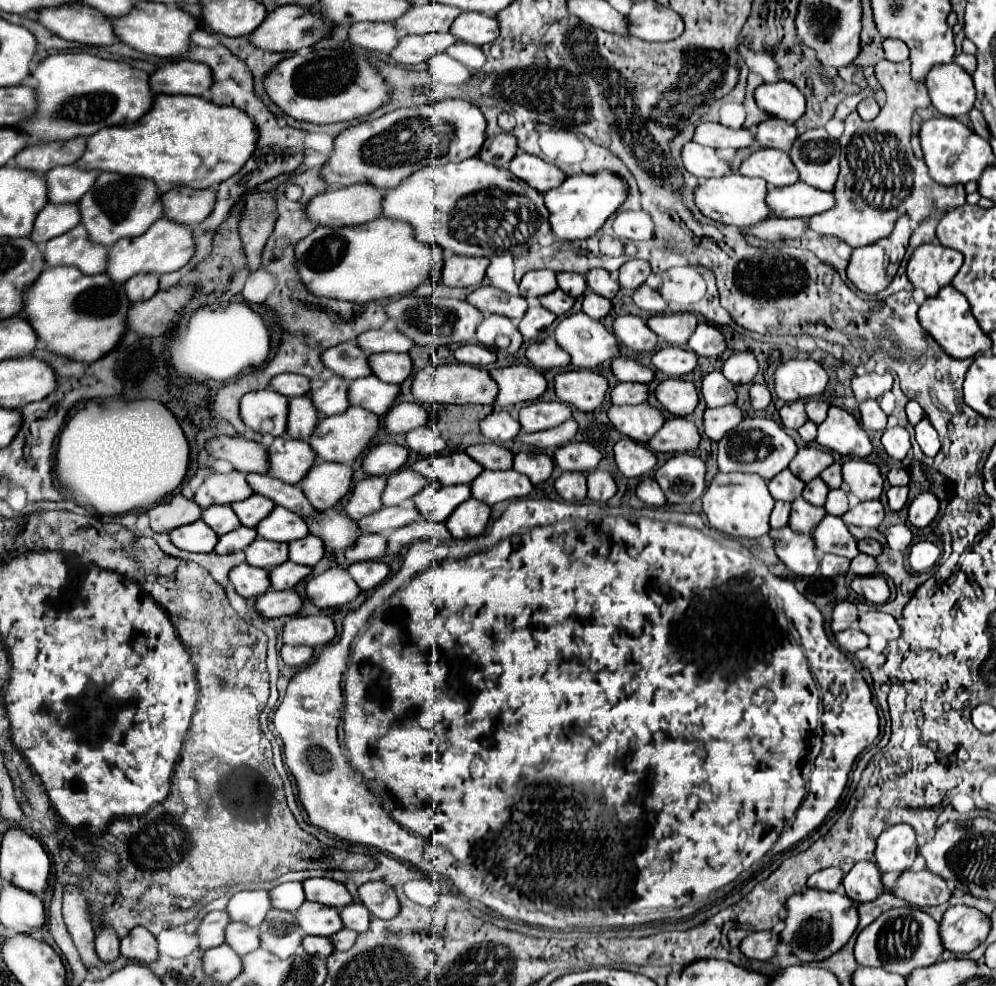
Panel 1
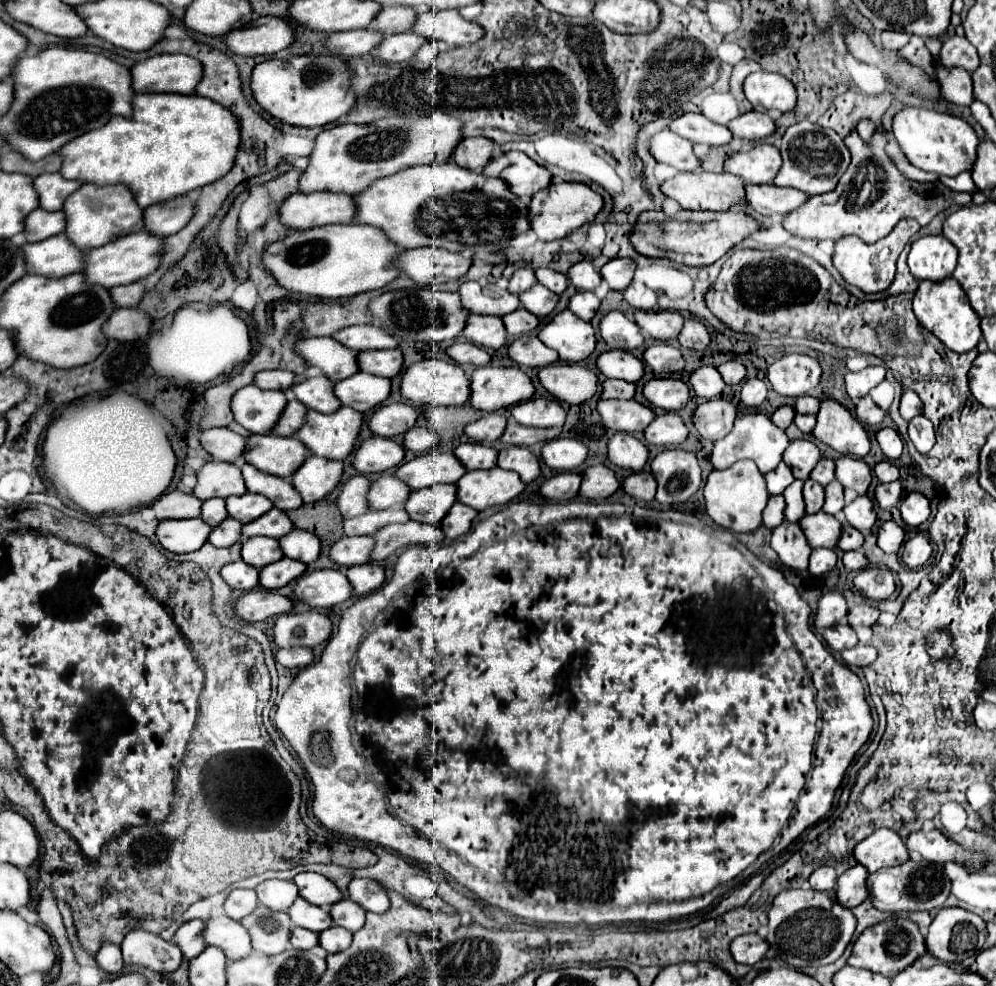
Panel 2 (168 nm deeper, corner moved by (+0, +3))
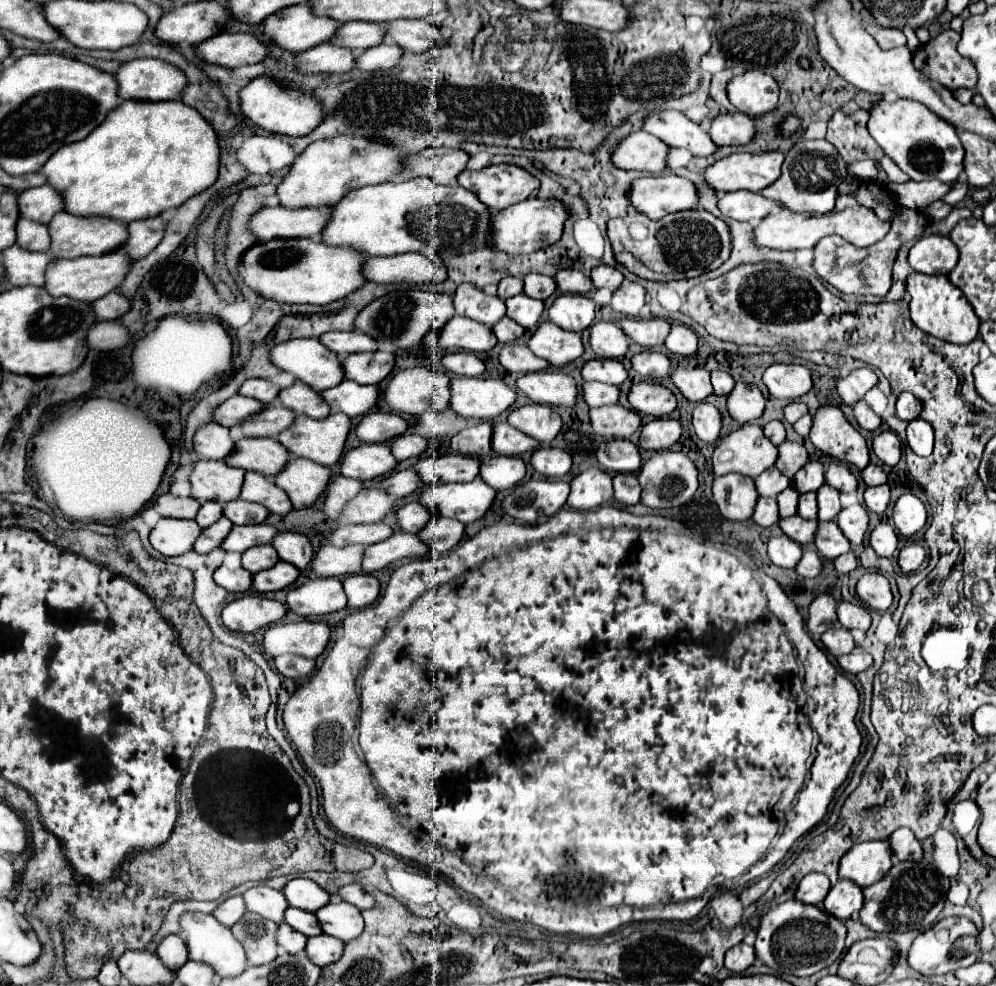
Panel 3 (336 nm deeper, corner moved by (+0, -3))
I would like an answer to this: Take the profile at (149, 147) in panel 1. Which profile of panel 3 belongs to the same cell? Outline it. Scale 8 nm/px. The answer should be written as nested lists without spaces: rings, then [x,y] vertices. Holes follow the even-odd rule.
[[[125,100],[87,139],[63,147],[59,155],[51,155],[43,165],[43,175],[47,175],[47,181],[63,195],[65,211],[85,217],[107,215],[131,223],[179,207],[183,201],[211,187],[219,177],[219,143],[207,119],[181,100],[159,103]]]

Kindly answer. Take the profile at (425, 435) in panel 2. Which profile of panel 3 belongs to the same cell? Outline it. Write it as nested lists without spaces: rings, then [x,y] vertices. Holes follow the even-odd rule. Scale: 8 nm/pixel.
[[[401,435],[391,443],[391,451],[397,461],[419,457],[427,449],[427,439],[421,435]]]

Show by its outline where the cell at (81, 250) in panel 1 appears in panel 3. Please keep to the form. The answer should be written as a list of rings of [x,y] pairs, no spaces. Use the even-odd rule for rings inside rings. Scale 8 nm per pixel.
[[[13,245],[3,251],[3,263],[11,285],[45,285],[45,271],[53,263],[53,255],[47,251],[27,251]]]

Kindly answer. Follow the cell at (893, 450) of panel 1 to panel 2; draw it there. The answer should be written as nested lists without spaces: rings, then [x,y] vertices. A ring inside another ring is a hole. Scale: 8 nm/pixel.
[[[883,427],[877,431],[877,443],[881,447],[881,451],[885,453],[887,459],[899,459],[901,451],[903,451],[903,441],[899,437],[899,433],[891,427]]]

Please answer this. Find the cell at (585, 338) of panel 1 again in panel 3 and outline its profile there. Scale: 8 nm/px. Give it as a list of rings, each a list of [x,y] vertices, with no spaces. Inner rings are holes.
[[[545,321],[529,339],[529,349],[547,359],[551,365],[561,367],[583,355],[583,339],[575,331],[565,331],[555,323]]]

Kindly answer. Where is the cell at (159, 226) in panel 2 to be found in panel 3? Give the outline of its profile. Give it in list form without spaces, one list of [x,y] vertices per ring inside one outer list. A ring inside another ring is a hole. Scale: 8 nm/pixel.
[[[151,217],[151,219],[141,219],[141,221],[131,221],[127,225],[129,229],[129,241],[121,247],[123,253],[131,257],[131,261],[137,261],[145,255],[149,255],[155,245],[163,239],[167,223],[161,217]]]

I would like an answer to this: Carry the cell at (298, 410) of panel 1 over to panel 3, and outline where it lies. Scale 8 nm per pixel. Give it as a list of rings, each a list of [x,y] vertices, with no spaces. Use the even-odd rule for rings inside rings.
[[[269,405],[261,413],[249,417],[241,431],[245,437],[277,437],[281,431],[289,429],[295,421],[295,413],[283,405]]]

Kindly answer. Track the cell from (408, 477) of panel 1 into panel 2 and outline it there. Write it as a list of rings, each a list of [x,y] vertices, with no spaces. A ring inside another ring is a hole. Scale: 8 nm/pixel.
[[[383,473],[377,481],[371,483],[371,489],[367,493],[369,507],[379,511],[379,509],[391,509],[397,505],[403,505],[409,497],[411,489],[393,477],[393,473]]]

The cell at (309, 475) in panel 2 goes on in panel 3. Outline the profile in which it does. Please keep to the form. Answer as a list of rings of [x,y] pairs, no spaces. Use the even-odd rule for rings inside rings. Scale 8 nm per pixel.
[[[291,459],[287,467],[273,477],[275,485],[289,495],[295,509],[311,507],[325,491],[329,479],[331,469],[313,463],[311,459]]]

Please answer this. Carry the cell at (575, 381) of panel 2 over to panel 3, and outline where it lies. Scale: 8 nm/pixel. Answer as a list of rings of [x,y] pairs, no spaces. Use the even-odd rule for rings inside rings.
[[[529,373],[517,379],[517,387],[535,403],[573,407],[579,397],[575,379],[567,373]]]

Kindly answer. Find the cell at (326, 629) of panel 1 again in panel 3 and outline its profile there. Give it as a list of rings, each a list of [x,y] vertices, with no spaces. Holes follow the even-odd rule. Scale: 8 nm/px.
[[[299,621],[299,623],[277,623],[265,631],[263,647],[271,657],[283,653],[295,653],[303,657],[319,657],[329,643],[331,629],[323,621]]]

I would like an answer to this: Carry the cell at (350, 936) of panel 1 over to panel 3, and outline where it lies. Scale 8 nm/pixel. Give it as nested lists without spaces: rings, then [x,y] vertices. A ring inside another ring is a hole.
[[[319,935],[319,937],[311,937],[307,941],[307,957],[319,965],[319,967],[325,967],[333,961],[339,961],[339,957],[343,955],[343,947],[345,943],[331,937],[331,935]]]

